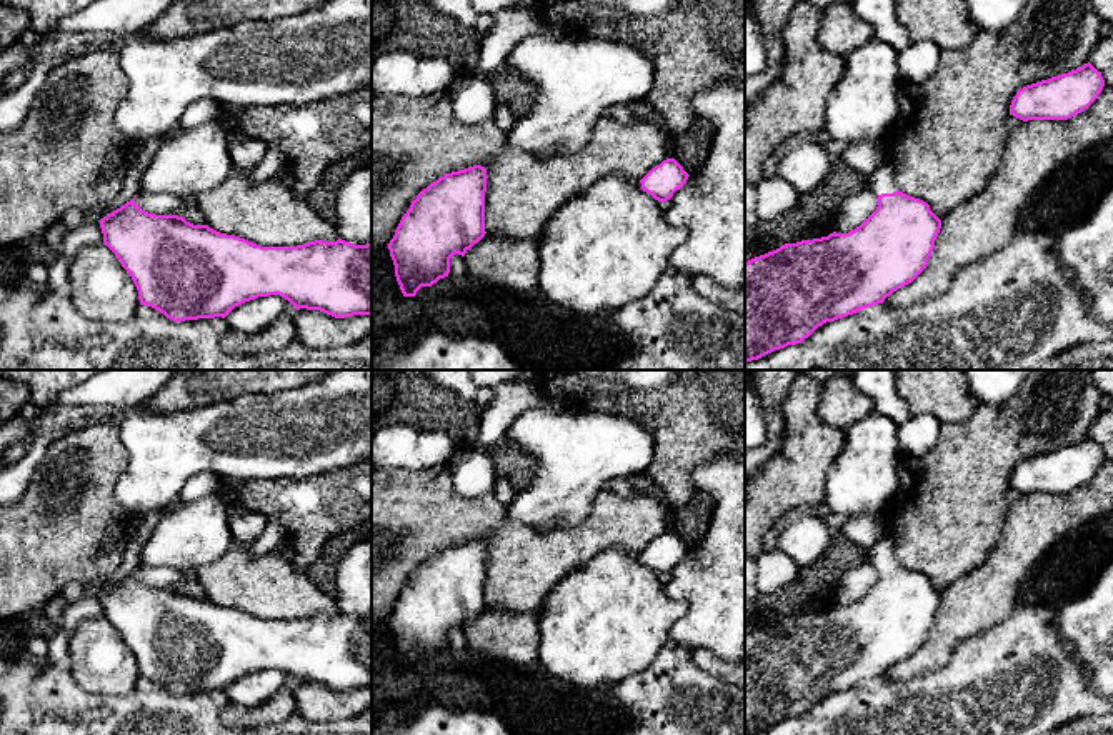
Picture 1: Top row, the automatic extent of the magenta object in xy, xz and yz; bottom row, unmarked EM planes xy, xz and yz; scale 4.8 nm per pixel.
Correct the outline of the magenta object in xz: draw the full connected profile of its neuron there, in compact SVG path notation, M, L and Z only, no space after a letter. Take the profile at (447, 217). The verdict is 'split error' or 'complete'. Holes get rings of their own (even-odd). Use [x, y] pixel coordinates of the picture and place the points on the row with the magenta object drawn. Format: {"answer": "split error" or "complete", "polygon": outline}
{"answer": "complete", "polygon": "M482 165L445 173L412 202L388 243L403 297L415 297L422 287L432 287L448 277L450 258L455 253L465 257L485 237L487 178L487 168Z"}

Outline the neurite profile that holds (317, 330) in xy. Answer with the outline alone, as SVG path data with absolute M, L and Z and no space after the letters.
M320 310L293 313L297 340L313 350L347 347L372 337L372 315L335 318Z

